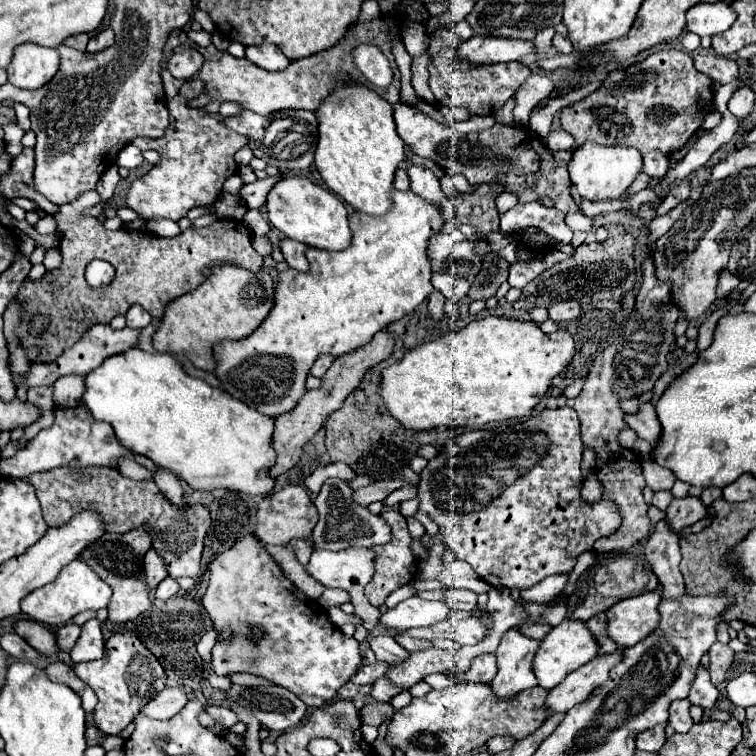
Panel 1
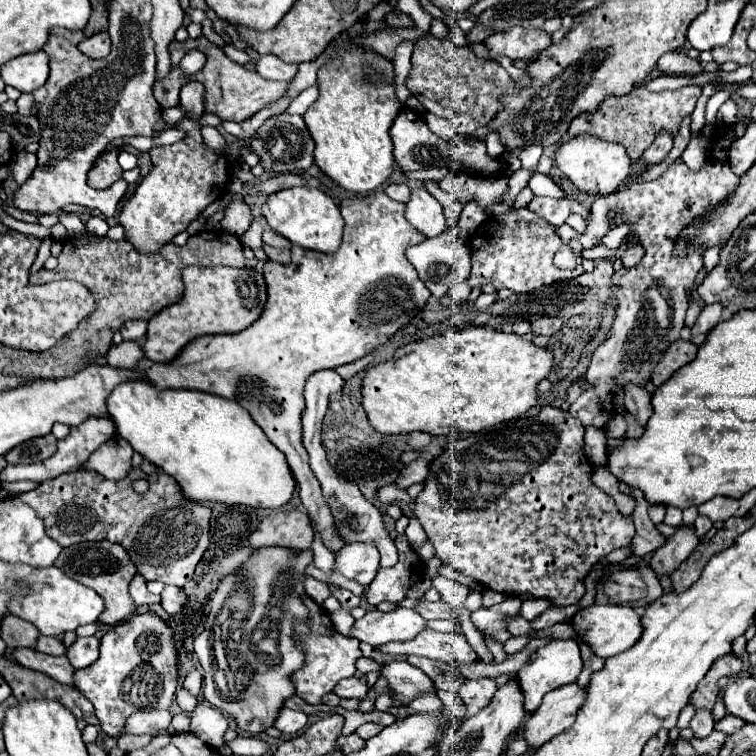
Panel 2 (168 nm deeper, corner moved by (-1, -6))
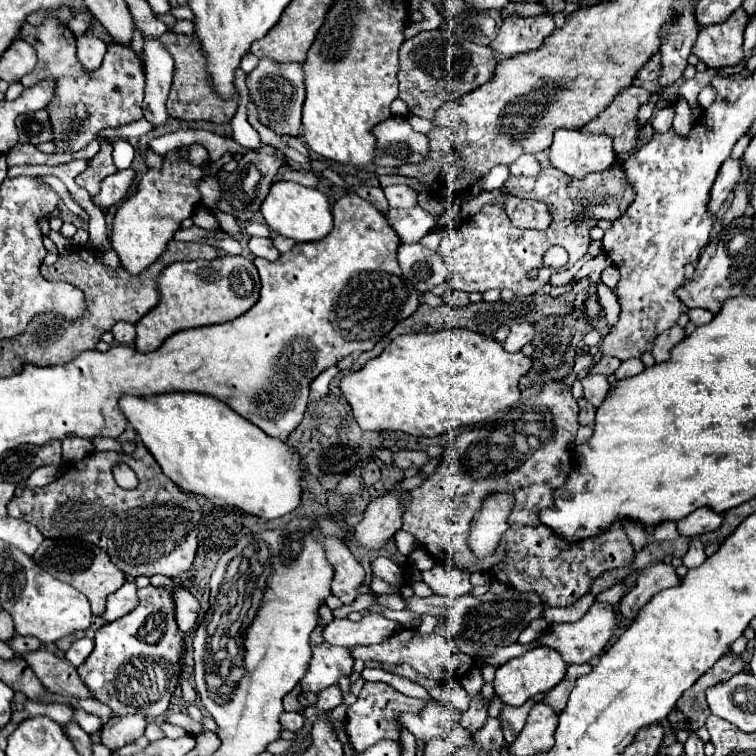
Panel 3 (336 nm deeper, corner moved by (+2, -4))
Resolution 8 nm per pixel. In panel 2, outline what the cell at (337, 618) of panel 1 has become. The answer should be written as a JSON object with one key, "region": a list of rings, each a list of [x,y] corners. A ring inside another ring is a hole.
{"region":[[[396,607],[388,613],[372,609],[352,625],[350,637],[380,647],[388,641],[408,641],[424,631],[424,619],[414,609]]]}

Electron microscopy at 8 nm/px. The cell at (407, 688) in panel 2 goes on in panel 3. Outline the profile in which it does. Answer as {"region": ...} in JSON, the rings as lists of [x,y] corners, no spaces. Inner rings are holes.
{"region":[[[427,699],[423,711],[419,713],[401,713],[401,723],[417,737],[419,745],[425,745],[431,735],[441,735],[443,724],[451,724],[450,716],[443,709],[443,703],[437,699]]]}

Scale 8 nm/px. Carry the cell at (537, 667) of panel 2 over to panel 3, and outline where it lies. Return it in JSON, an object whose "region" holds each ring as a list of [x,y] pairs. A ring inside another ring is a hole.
{"region":[[[535,647],[521,657],[509,659],[505,665],[501,665],[497,669],[495,681],[493,681],[495,683],[495,693],[503,699],[505,705],[519,707],[519,705],[527,703],[527,699],[553,689],[557,683],[561,683],[565,673],[567,673],[567,663],[559,655],[559,651],[555,651],[551,647]]]}

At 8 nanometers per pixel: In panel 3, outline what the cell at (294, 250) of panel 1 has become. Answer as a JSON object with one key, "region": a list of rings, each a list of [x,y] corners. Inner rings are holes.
{"region":[[[251,237],[249,249],[255,257],[263,257],[263,259],[269,259],[269,261],[279,259],[279,251],[275,249],[275,245],[269,237]]]}

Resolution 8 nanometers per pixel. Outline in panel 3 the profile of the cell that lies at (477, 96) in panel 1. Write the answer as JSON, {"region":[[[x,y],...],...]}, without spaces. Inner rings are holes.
{"region":[[[447,29],[421,31],[419,35],[403,41],[399,49],[399,63],[399,97],[409,105],[413,115],[423,119],[433,119],[441,105],[467,95],[483,83],[493,81],[497,67],[491,47],[481,47],[459,39]]]}

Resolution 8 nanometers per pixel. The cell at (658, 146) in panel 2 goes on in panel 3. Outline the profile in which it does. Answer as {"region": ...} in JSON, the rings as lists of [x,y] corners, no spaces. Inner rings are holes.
{"region":[[[661,107],[661,109],[657,109],[655,117],[651,119],[653,133],[659,135],[659,133],[665,133],[665,131],[671,131],[673,115],[675,115],[675,107]]]}

